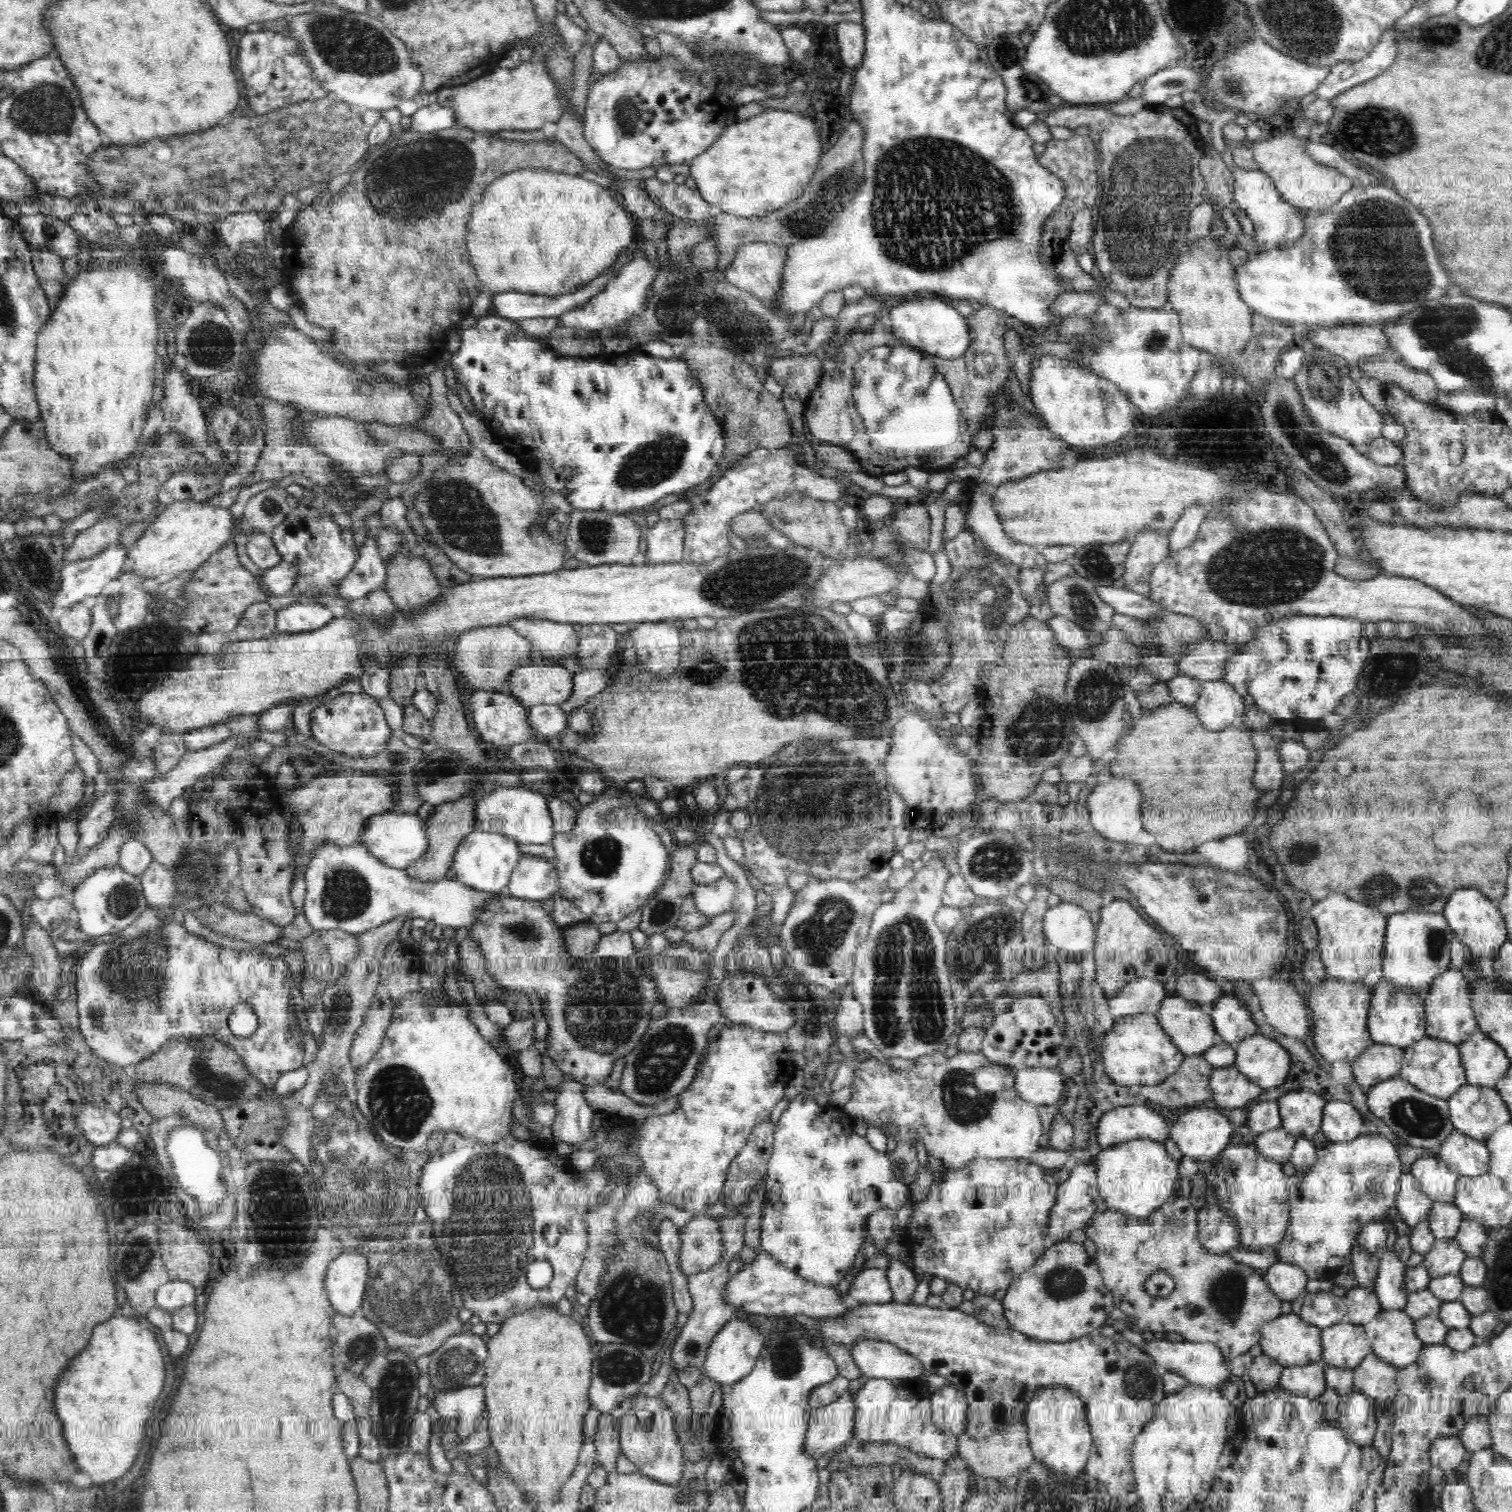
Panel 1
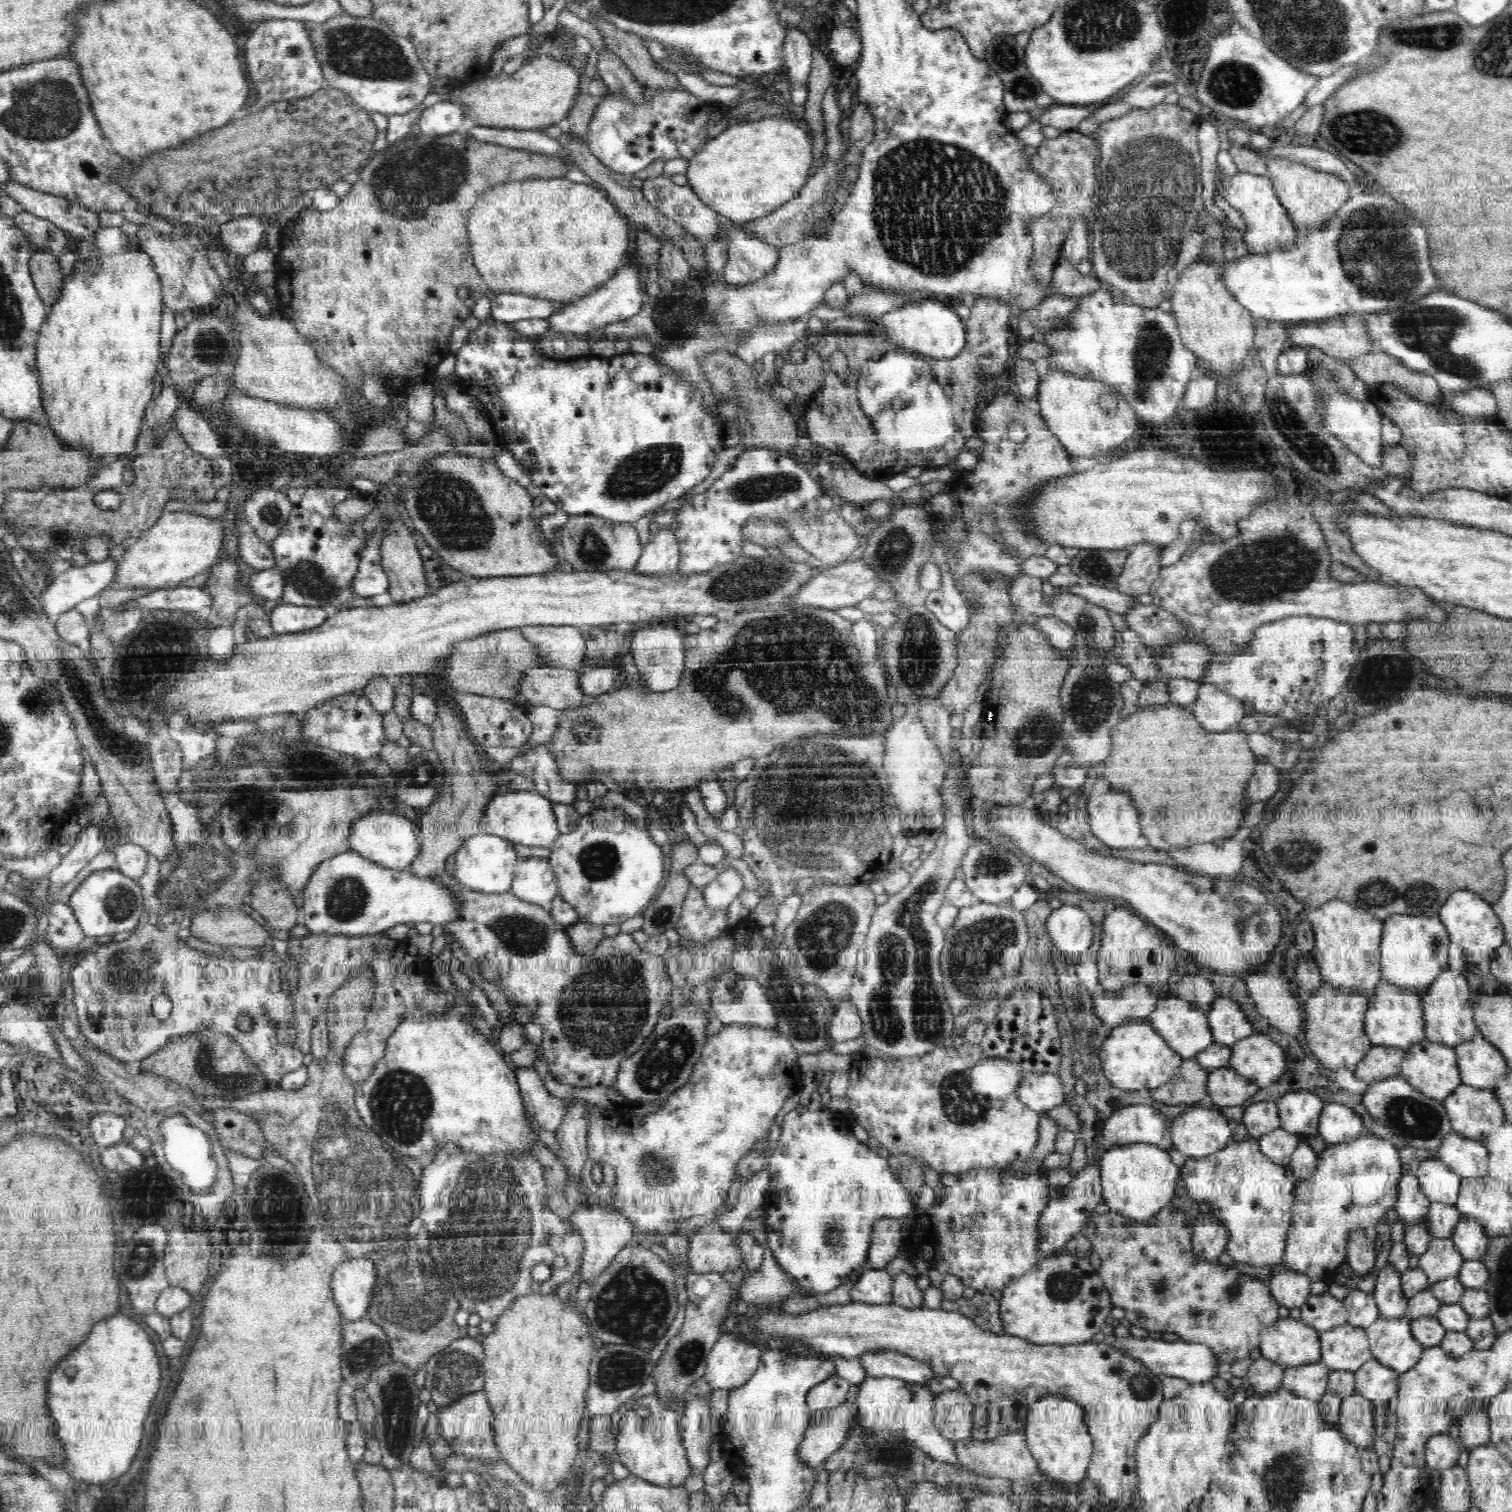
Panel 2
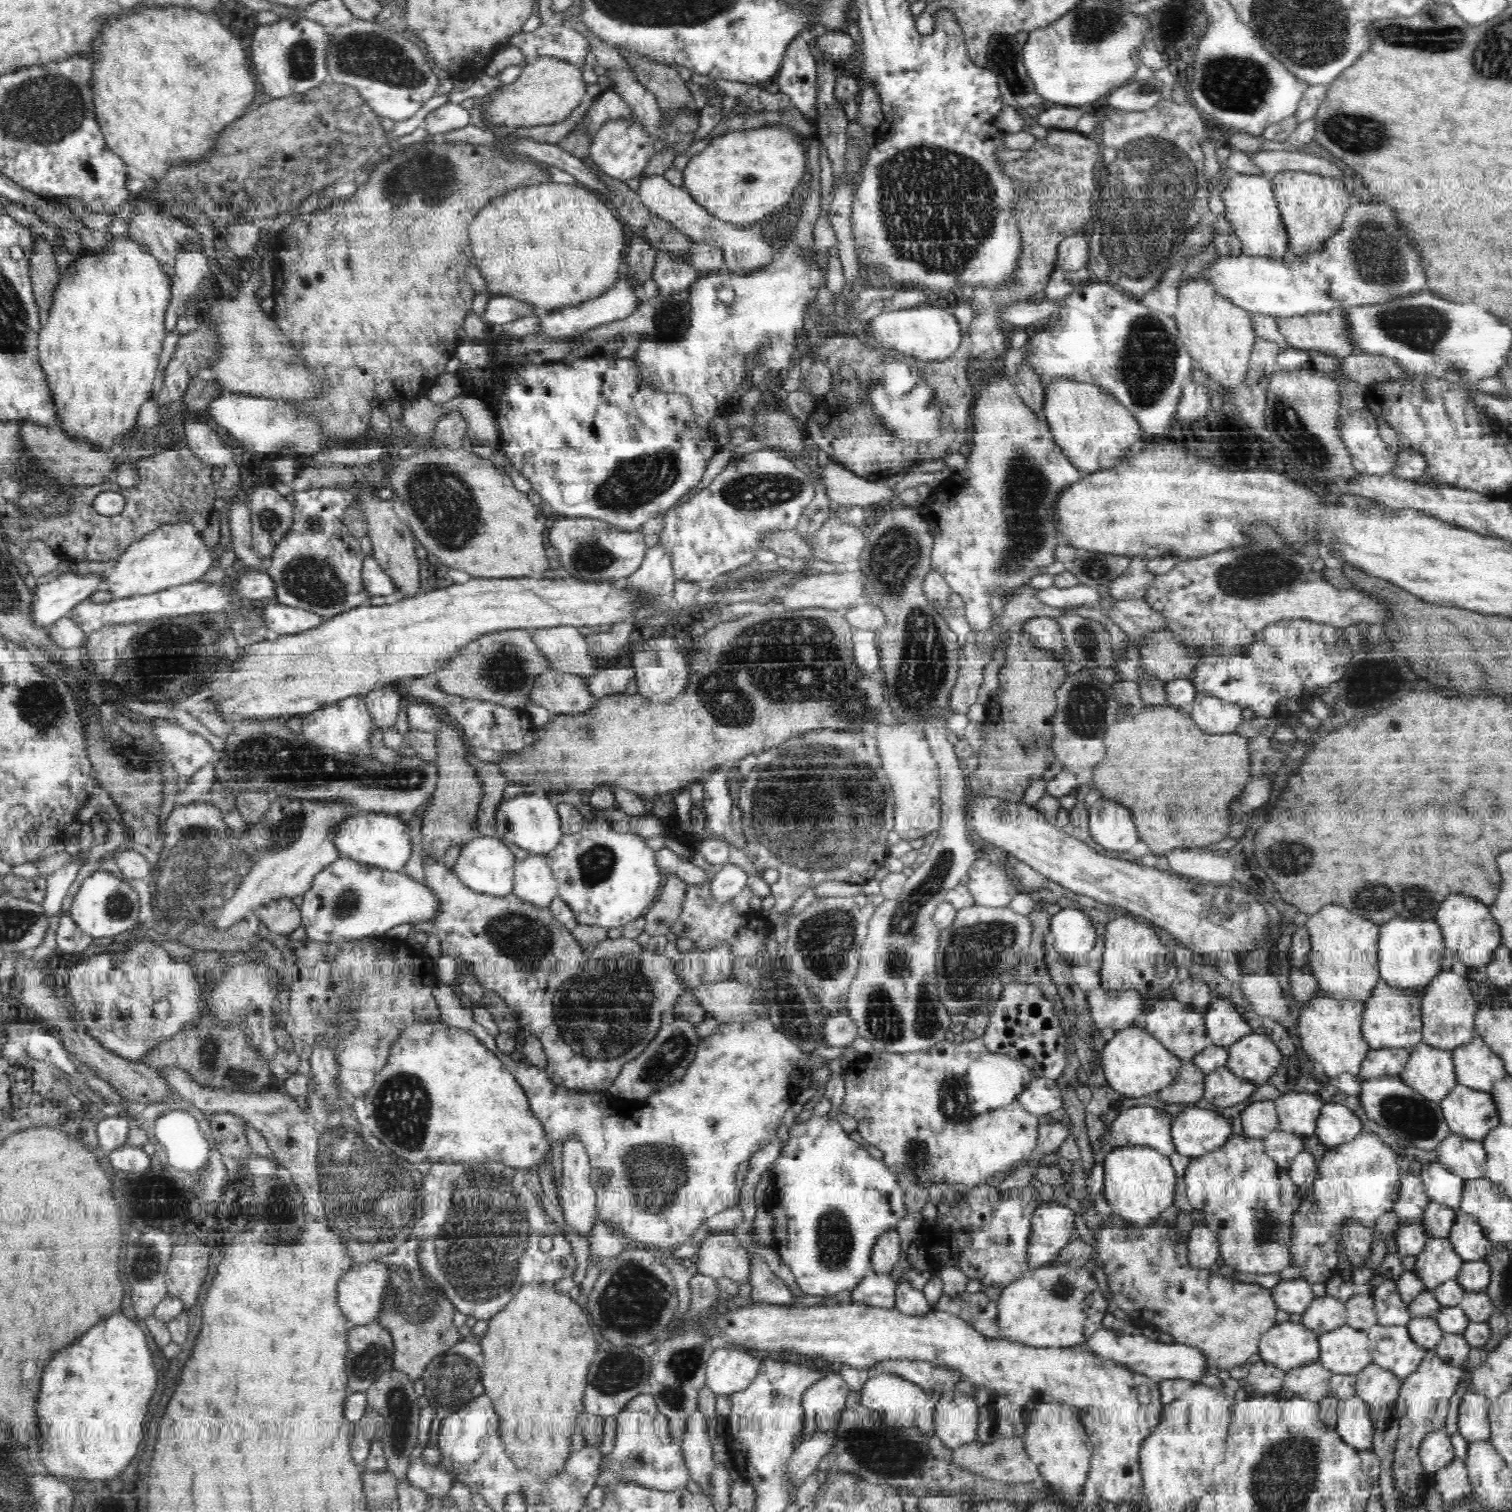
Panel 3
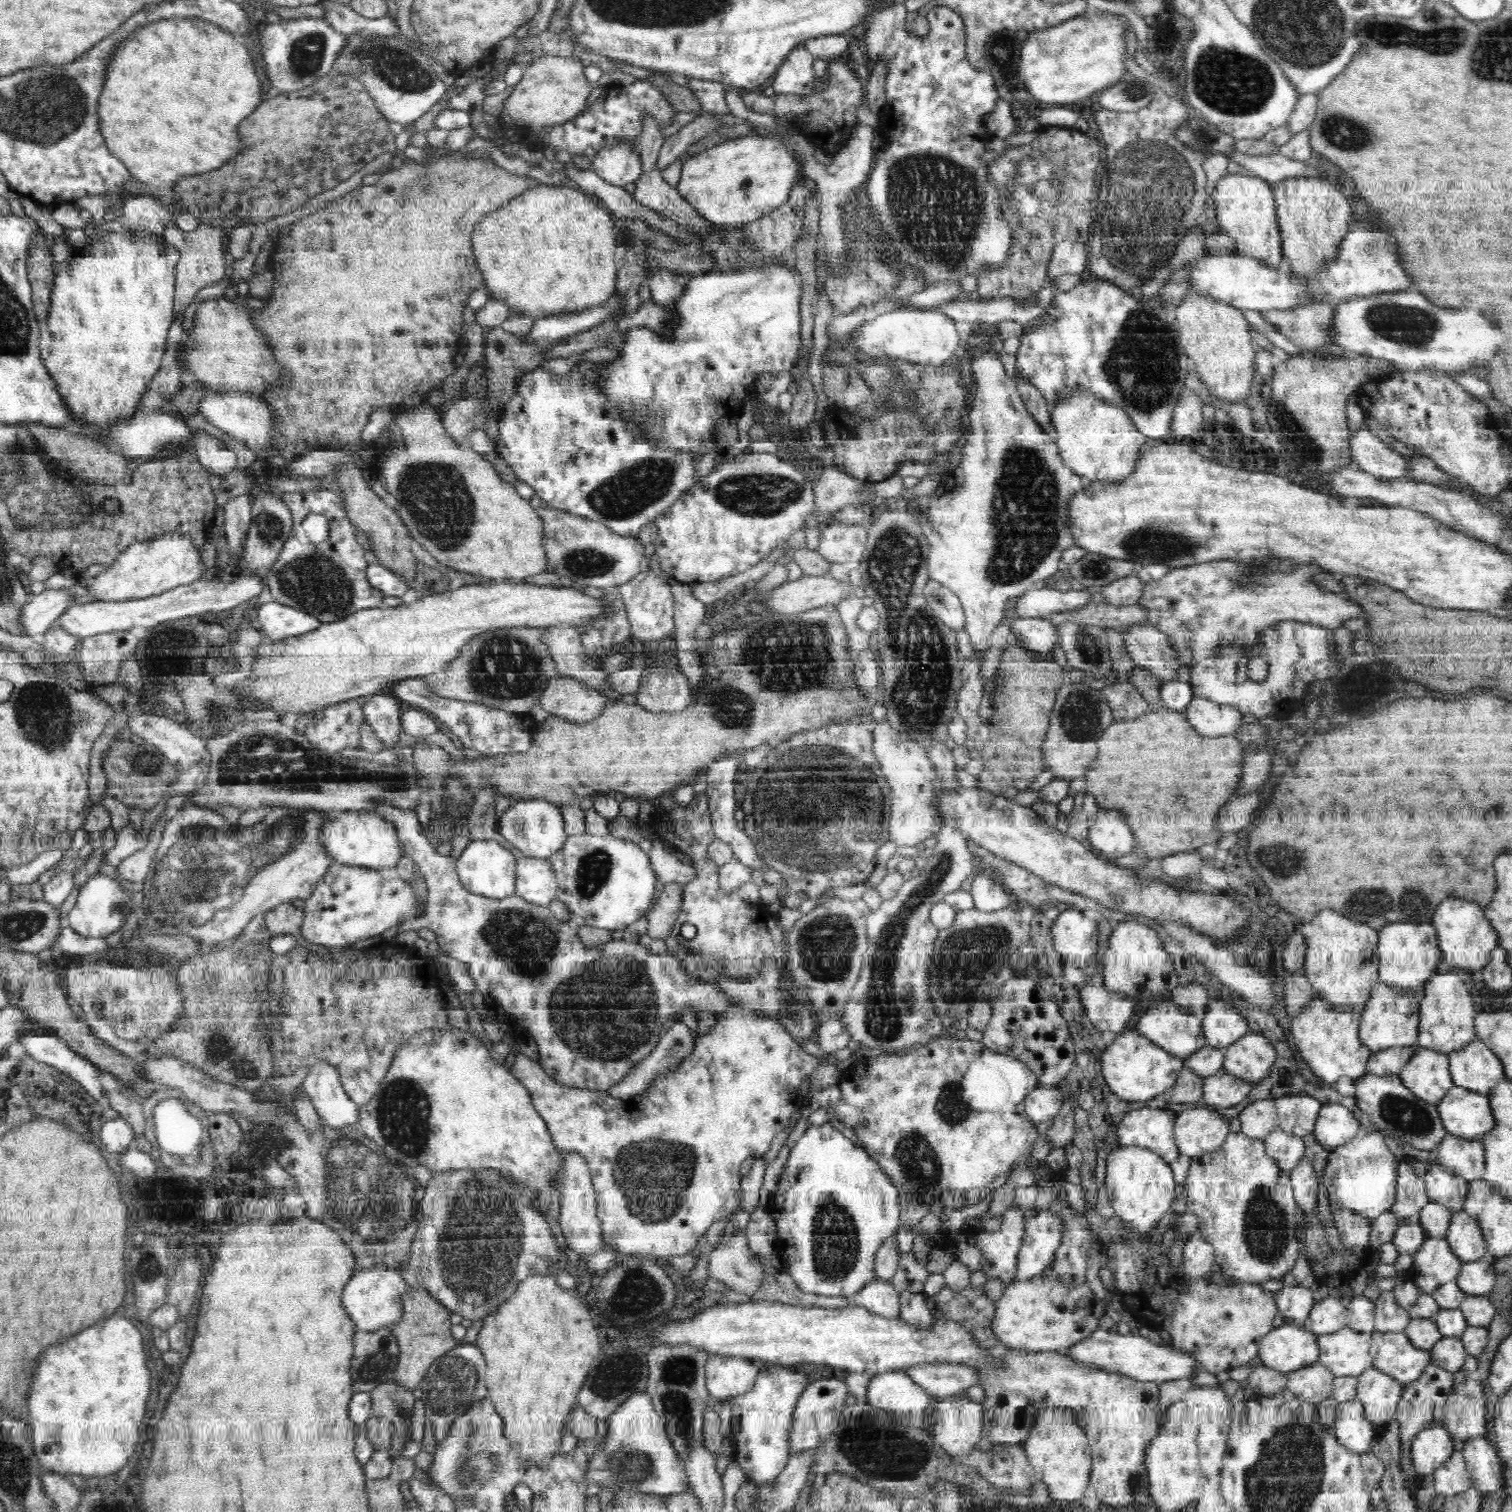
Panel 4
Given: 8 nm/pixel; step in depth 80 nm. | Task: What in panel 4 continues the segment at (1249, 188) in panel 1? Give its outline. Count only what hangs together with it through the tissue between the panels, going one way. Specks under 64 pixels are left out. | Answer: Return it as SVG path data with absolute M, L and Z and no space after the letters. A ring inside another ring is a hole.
M1227 174L1217 181L1210 195L1210 204L1215 206L1219 232L1235 240L1236 255L1256 258L1272 268L1278 268L1283 255L1274 192L1273 185L1259 176Z

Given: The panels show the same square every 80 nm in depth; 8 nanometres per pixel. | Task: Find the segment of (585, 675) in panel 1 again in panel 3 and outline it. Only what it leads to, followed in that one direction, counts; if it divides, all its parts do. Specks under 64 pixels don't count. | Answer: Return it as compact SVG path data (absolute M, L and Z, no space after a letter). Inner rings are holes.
M600 666L585 682L588 685L588 691L595 696L596 699L602 699L606 694L624 693L630 680L634 678L634 667L607 667Z

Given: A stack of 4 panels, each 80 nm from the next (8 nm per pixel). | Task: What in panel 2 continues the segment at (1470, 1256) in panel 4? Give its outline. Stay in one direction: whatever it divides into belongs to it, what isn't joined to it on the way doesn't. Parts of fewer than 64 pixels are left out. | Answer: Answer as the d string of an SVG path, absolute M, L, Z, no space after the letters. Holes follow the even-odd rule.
M1466 1215L1461 1216L1450 1238L1465 1260L1481 1260L1486 1255L1490 1240L1485 1229Z

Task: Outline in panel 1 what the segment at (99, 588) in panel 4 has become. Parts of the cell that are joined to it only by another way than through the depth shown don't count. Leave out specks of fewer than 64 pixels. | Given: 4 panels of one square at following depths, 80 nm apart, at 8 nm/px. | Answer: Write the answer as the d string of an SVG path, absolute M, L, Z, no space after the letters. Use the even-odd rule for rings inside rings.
M196 499L173 502L155 517L127 552L128 563L124 571L142 578L154 578L172 574L180 577L187 571L200 567L214 551L220 550L230 539L232 513L222 508L210 508Z

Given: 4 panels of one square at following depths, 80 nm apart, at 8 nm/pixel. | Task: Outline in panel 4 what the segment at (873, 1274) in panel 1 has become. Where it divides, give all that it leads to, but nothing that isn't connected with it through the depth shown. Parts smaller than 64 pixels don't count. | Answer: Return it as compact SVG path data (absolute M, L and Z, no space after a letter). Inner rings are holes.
M875 1279L847 1299L850 1305L861 1306L874 1314L885 1315L886 1318L899 1318L900 1295L891 1283Z

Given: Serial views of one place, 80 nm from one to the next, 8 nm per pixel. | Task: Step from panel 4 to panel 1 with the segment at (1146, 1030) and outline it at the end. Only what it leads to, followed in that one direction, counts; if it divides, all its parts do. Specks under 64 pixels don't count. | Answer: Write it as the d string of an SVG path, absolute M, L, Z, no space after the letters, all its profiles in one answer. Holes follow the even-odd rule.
M1172 994L1162 1000L1156 1014L1174 1046L1186 1057L1202 1055L1211 1046L1222 1042L1213 1019L1202 1012L1200 1003Z

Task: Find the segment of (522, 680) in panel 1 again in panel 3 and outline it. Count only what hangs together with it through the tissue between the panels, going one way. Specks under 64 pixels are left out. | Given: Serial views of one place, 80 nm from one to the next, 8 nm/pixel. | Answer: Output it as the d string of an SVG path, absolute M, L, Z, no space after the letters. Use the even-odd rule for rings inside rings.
M551 668L535 676L527 696L556 715L579 714L590 710L598 700L588 691L585 679Z

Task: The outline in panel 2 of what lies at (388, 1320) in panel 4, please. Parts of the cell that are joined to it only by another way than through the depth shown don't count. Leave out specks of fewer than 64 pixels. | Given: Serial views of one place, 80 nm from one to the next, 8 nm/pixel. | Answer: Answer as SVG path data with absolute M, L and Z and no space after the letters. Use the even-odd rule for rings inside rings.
M370 1258L343 1259L331 1279L330 1290L344 1322L367 1317L370 1296L377 1282L377 1271Z

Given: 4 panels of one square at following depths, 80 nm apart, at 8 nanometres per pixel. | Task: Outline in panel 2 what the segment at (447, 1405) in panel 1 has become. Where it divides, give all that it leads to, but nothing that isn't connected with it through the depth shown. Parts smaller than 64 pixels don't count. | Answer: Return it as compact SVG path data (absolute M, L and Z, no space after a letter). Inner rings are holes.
M483 1390L456 1398L448 1406L438 1407L437 1416L439 1417L441 1442L449 1441L453 1456L459 1454L466 1458L473 1458L478 1462L480 1460L500 1462L502 1460L494 1442L494 1429L492 1429L494 1415L491 1412L487 1394Z

